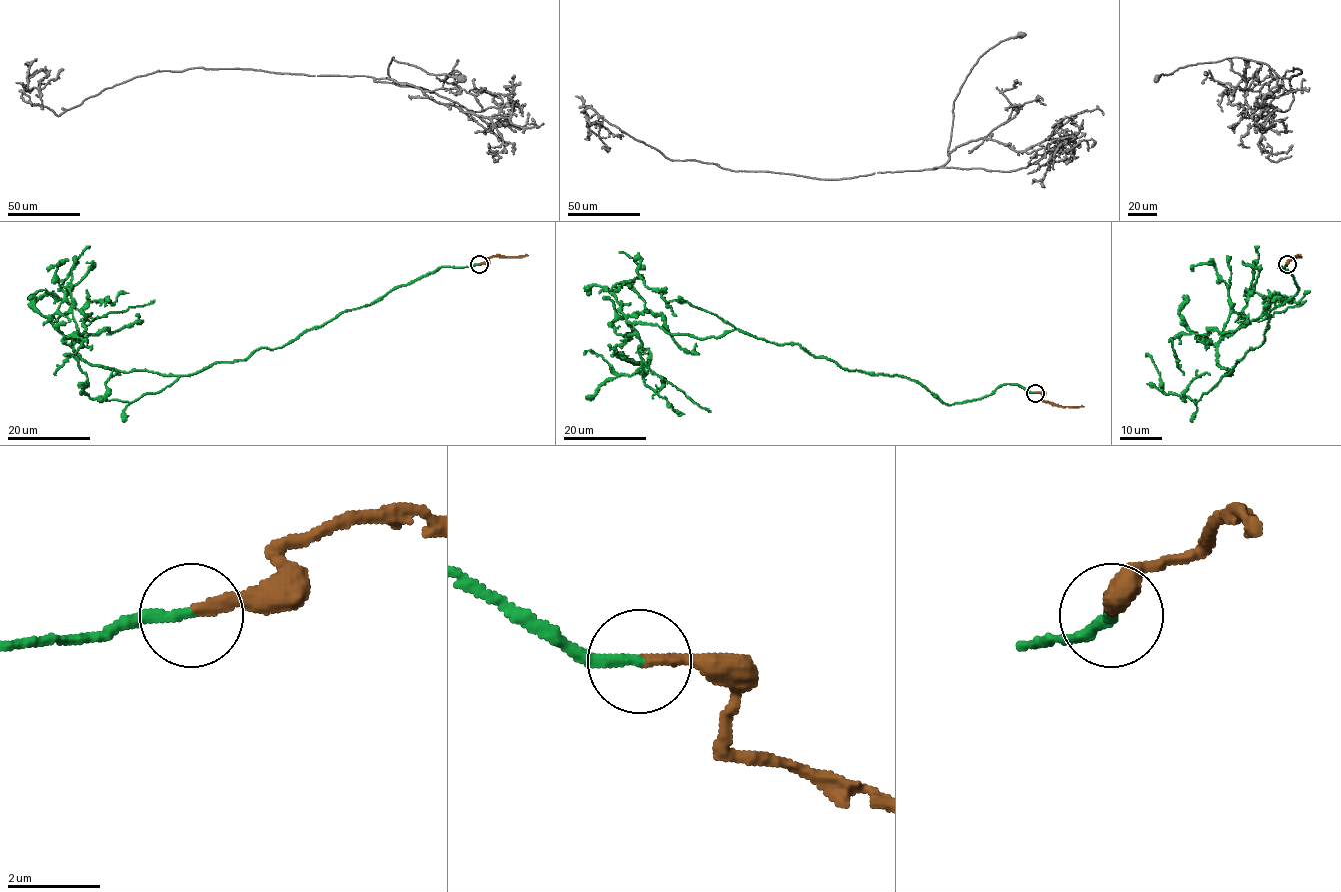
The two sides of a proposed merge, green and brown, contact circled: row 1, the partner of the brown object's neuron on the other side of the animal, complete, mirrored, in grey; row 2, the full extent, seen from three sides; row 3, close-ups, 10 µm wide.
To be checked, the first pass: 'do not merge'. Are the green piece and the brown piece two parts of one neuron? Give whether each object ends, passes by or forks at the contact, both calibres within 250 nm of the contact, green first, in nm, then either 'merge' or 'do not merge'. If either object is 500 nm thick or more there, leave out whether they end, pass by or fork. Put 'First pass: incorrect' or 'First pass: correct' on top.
First pass: incorrect
green ends there; brown ends there; 240 nm thick on the green side, 280 nm on the other; merge

